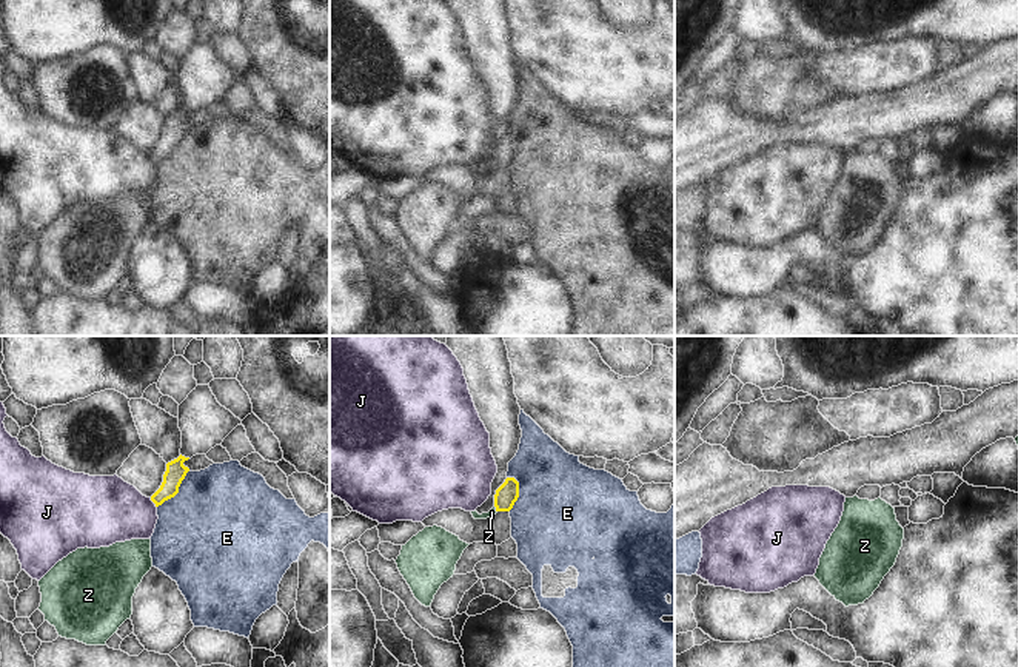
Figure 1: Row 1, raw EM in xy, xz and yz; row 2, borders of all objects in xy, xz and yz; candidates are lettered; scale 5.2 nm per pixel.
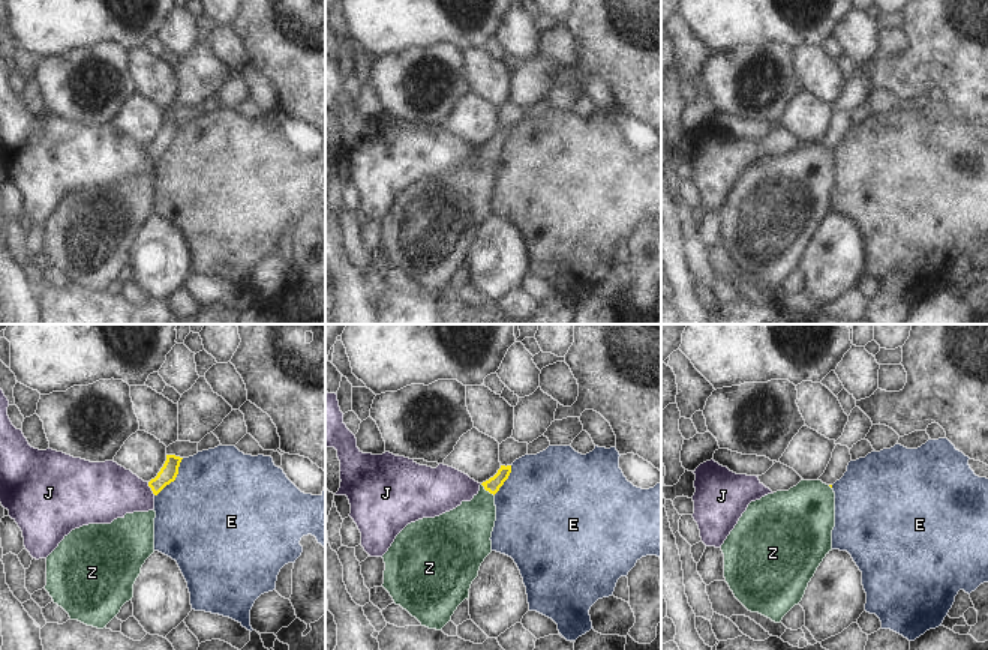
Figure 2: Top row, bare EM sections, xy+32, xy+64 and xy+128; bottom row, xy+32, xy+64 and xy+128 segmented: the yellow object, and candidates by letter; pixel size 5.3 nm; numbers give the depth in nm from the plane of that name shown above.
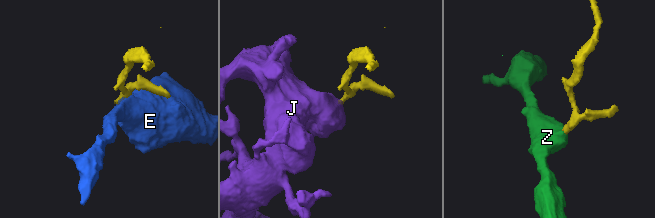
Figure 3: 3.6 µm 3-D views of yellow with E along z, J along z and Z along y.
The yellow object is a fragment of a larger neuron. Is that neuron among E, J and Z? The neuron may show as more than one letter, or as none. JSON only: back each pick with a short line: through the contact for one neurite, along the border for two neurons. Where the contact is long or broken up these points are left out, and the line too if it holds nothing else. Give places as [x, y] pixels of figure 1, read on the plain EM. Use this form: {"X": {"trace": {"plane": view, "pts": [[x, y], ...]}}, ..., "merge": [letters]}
{"Z": {"trace": {"plane": "xz", "pts": [[505, 151], [496, 164], [492, 167]]}}, "merge": ["Z"]}

